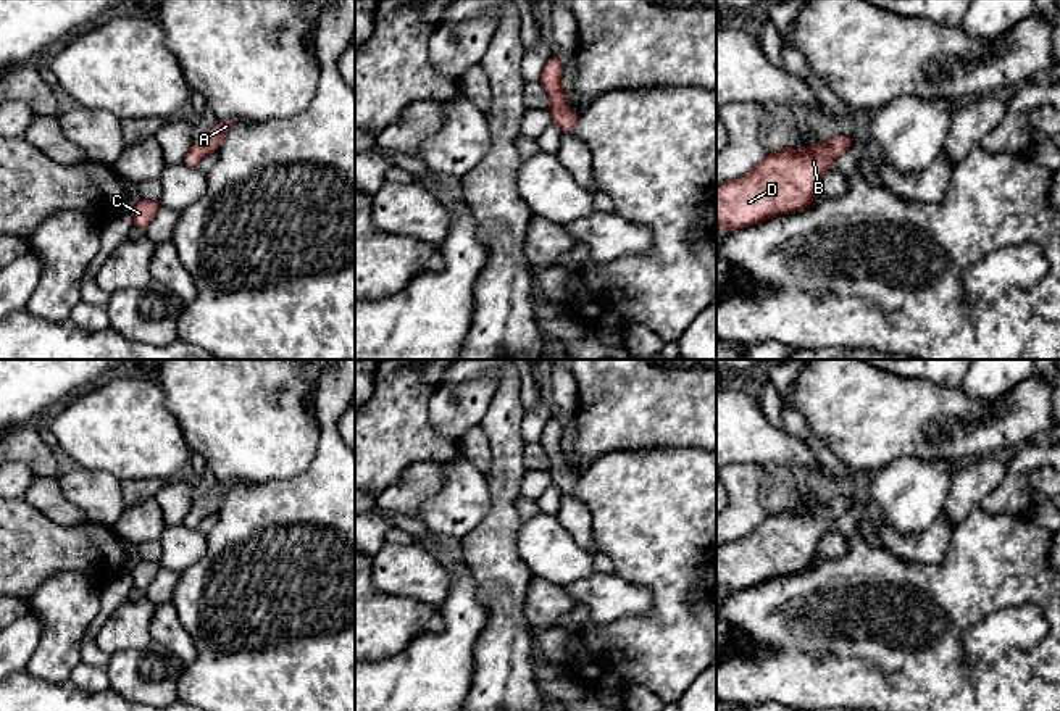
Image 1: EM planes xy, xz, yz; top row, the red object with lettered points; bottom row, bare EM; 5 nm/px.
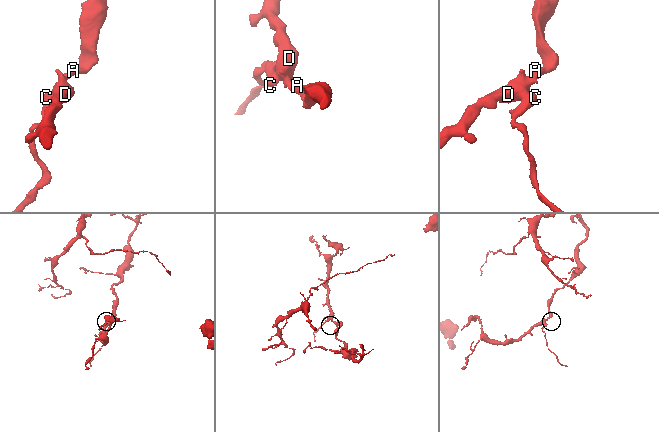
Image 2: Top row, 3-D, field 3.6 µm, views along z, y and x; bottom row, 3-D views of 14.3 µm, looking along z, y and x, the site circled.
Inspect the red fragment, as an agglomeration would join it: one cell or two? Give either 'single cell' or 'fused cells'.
single cell

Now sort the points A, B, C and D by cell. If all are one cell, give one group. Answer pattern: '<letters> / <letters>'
A B C D

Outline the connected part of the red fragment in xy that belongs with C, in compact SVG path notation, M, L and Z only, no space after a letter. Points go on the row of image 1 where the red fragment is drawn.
M140 200L132 210L132 219L134 226L145 232L148 224L152 222L153 216L161 208L161 203L158 200Z

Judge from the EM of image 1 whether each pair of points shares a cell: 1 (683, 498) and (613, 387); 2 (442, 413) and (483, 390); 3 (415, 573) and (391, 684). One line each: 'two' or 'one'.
1: two
2: one
3: two

